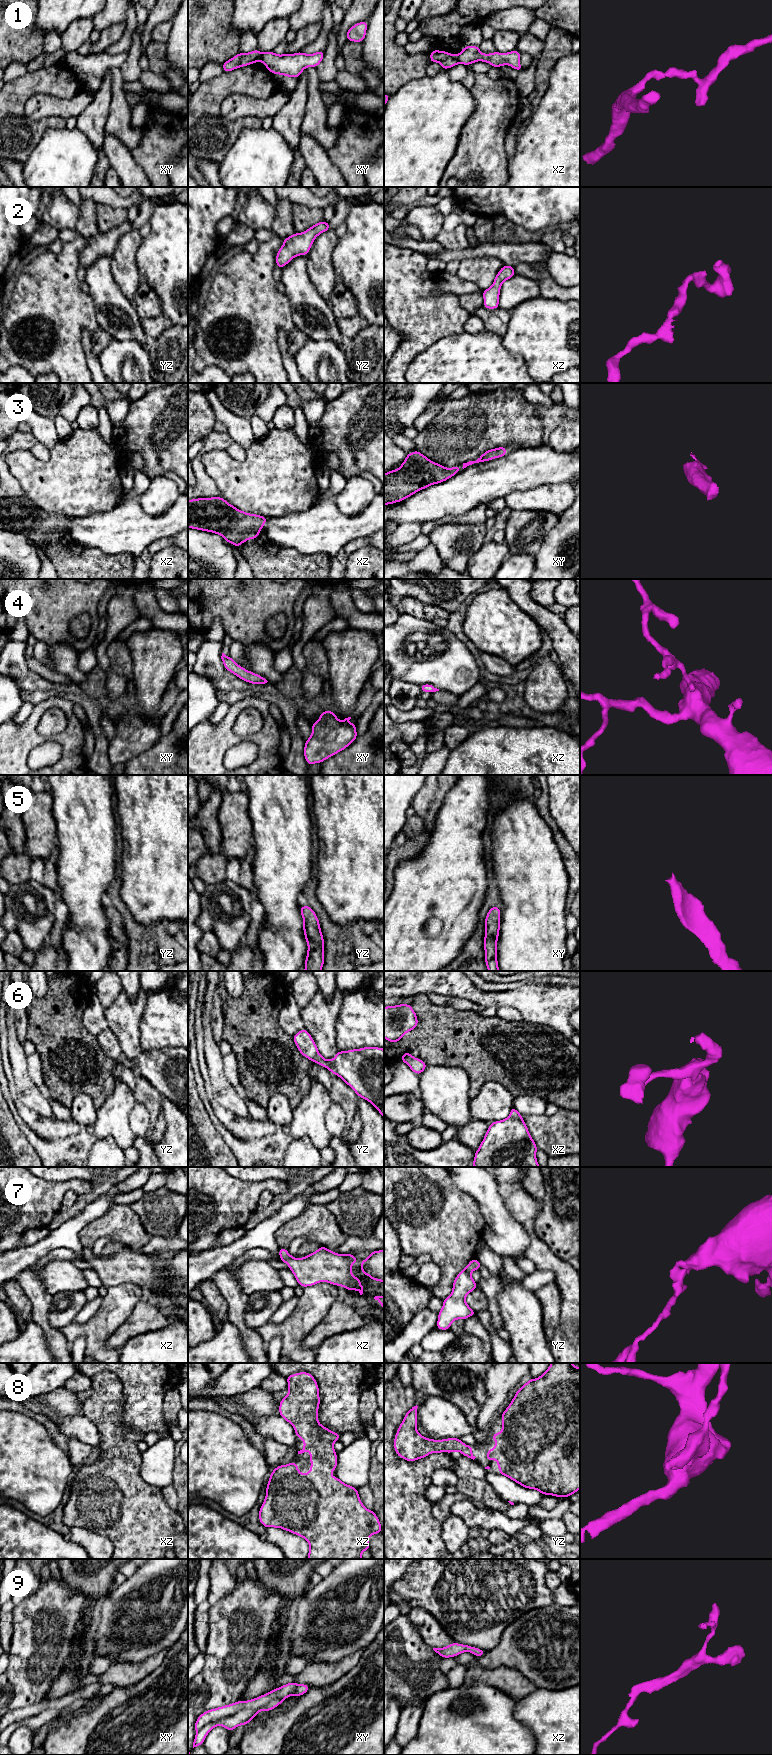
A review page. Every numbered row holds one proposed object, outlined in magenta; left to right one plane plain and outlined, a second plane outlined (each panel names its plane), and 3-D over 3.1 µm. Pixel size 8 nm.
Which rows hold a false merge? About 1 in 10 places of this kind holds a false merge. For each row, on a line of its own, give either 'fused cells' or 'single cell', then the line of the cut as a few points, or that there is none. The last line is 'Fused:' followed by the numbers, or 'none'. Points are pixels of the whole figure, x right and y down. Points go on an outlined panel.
1: fused cells | xy (262, 53), (260, 60)
2: single cell | no cut
3: single cell | no cut
4: single cell | no cut
5: single cell | no cut
6: single cell | no cut
7: single cell | no cut
8: single cell | no cut
9: single cell | no cut
Fused: 1

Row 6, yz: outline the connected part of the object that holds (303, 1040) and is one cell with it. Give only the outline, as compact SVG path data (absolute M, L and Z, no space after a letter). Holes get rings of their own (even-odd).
M303 1028L293 1036L299 1052L339 1076L361 1098L369 1101L384 1119L384 1049L363 1047L338 1051L333 1060L321 1056L309 1034Z

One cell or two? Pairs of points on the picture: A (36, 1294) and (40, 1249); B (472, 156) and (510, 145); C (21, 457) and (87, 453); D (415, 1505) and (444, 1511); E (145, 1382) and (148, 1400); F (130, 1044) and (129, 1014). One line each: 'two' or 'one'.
A: two
B: two
C: one
D: two
E: one
F: one

